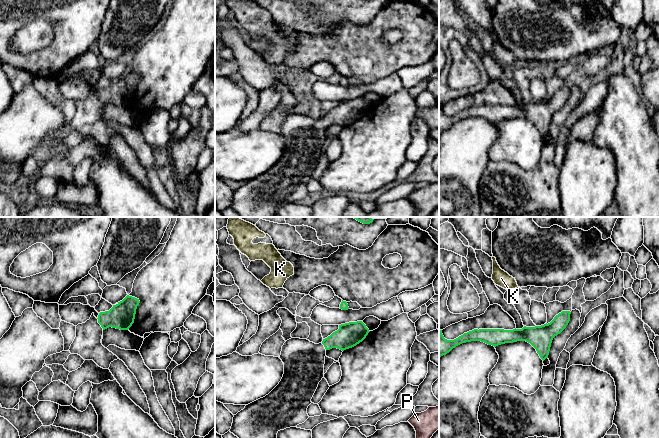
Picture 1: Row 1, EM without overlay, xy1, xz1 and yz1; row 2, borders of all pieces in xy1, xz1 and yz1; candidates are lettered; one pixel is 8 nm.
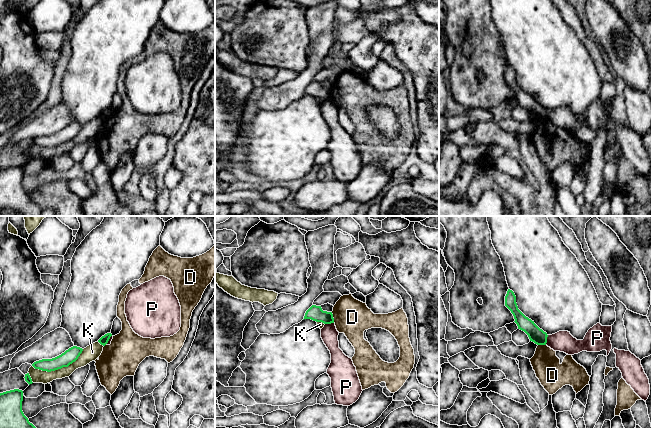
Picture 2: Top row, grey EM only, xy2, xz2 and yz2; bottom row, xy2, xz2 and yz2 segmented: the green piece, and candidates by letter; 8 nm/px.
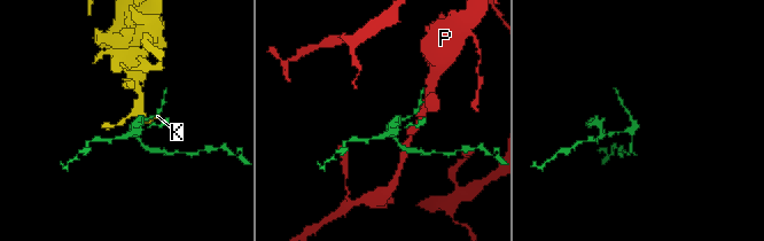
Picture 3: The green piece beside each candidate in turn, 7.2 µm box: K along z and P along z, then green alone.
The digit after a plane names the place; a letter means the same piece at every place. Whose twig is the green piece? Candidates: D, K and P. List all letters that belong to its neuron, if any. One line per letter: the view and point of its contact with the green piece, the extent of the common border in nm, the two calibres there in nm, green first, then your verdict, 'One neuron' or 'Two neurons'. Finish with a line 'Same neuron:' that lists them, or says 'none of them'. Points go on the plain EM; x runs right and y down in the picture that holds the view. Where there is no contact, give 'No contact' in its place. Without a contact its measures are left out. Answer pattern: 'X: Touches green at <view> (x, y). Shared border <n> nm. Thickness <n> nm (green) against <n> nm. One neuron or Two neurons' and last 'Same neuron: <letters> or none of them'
D: Touches green at xz2 (332, 93). Shared border 90 nm. Thickness 120 nm (green) against 300 nm. Two neurons
K: Touches green at xy2 (59, 144). Shared border 440 nm. Thickness 110 nm (green) against 110 nm. Two neurons
P: Touches green at yz2 (546, 116). Shared border 80 nm. Thickness 120 nm (green) against 170 nm. Two neurons
Same neuron: none of them

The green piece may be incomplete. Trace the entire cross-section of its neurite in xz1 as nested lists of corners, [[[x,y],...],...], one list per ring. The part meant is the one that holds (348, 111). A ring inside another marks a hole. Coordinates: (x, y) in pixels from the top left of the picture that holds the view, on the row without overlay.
[[[362,97],[339,101],[339,105],[323,115],[319,120],[307,115],[291,114],[282,122],[280,135],[284,139],[284,150],[279,160],[265,173],[245,182],[233,193],[230,208],[241,217],[273,217],[277,209],[304,199],[308,194],[307,184],[324,153],[326,127],[337,124],[342,127],[362,118],[369,109]]]

